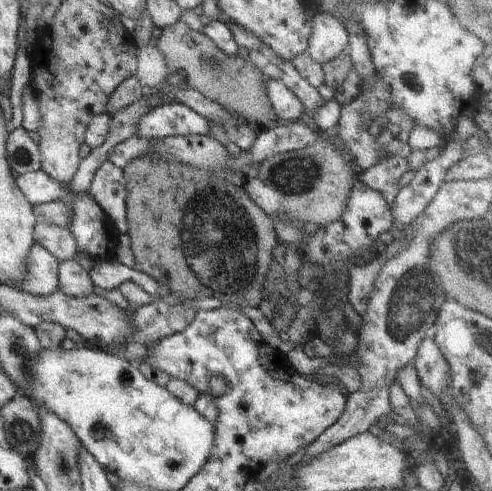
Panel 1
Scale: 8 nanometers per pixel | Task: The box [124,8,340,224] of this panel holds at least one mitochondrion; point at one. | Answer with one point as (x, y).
(296, 176)

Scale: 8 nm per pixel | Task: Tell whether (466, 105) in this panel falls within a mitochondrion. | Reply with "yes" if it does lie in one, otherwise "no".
no

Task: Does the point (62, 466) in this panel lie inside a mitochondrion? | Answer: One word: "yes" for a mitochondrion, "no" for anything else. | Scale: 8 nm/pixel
yes

